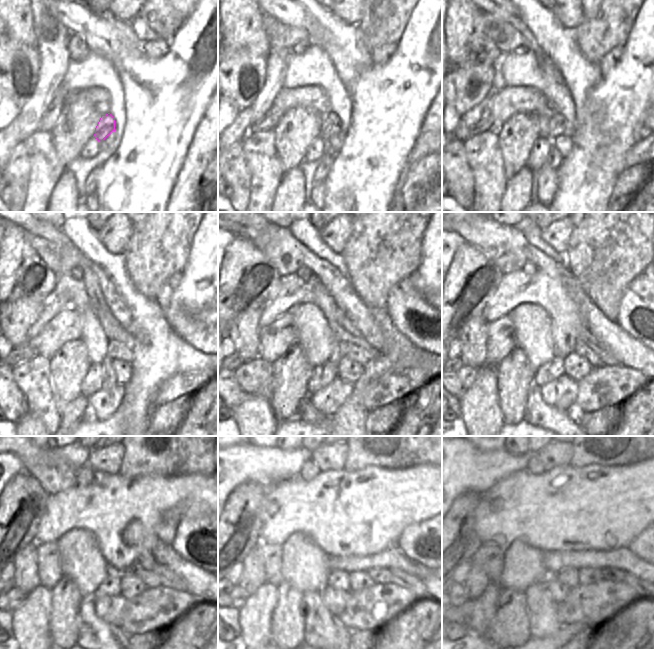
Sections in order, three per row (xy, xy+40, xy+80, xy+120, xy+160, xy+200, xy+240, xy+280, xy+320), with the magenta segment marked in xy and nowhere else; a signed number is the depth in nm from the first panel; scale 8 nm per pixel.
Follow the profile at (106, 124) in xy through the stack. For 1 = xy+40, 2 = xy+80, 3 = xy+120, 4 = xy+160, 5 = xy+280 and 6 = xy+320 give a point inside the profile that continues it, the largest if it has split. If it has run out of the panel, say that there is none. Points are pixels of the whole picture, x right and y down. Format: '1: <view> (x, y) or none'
1: xy+40 (331, 124)
2: xy+80 (558, 125)
3: xy+120 (116, 349)
4: xy+160 (358, 349)
5: xy+280 (378, 574)
6: xy+320 (609, 573)

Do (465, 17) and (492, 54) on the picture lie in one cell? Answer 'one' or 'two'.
one

